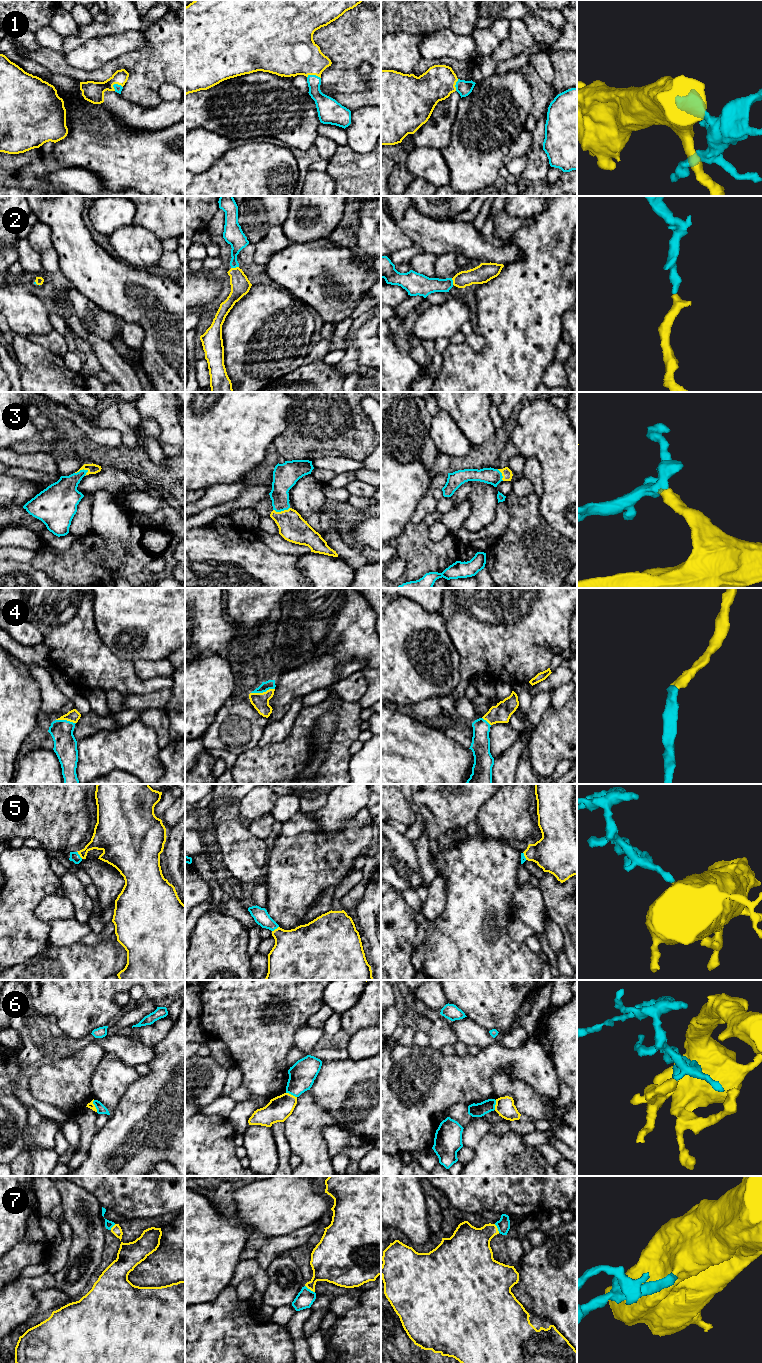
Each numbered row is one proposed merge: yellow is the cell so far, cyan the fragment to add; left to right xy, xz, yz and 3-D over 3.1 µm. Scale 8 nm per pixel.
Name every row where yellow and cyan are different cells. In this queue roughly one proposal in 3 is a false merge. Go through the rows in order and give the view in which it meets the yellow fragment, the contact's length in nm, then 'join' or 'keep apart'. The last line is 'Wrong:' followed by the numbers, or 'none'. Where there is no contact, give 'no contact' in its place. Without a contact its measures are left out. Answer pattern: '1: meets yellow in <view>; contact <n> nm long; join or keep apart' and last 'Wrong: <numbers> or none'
1: meets yellow in xy; contact 90 nm long; join
2: meets yellow in xz; contact 70 nm long; join
3: meets yellow in xy; contact 110 nm long; join
4: meets yellow in xz; contact 200 nm long; join
5: meets yellow in xy; contact 80 nm long; join
6: meets yellow in xy; contact 100 nm long; keep apart
7: meets yellow in xz; contact 100 nm long; join
Wrong: 6

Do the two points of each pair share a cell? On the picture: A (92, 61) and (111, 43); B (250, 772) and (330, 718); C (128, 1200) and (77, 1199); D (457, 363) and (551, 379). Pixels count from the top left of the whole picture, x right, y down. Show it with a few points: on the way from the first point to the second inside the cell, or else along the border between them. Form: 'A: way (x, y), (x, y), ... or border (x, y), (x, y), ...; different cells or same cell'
A: way (96, 56), (106, 48); same cell
B: border (328, 711), (315, 723), (311, 733), (311, 752); different cells
C: border (79, 1186), (86, 1189), (102, 1206); different cells
D: border (555, 359), (544, 371), (541, 381); different cells

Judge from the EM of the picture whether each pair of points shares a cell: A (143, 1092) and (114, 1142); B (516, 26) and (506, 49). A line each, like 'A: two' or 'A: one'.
A: one
B: one

